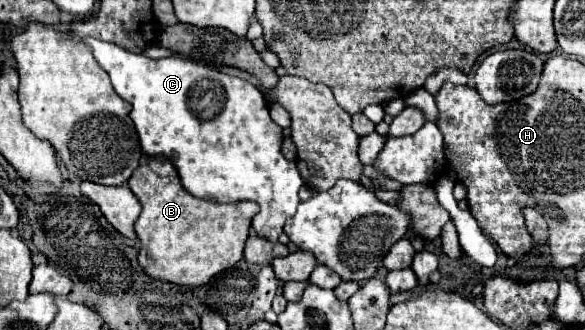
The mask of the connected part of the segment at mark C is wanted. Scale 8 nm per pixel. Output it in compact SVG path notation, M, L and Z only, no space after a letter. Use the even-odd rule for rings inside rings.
M85 38L83 42L91 48L97 64L109 74L115 92L131 102L131 120L137 128L141 150L147 156L161 154L165 158L171 158L173 166L179 172L183 188L195 198L213 200L217 204L237 200L257 202L259 214L253 218L253 230L257 236L269 242L277 242L285 220L291 218L297 210L297 192L303 186L303 180L297 172L295 162L283 158L281 154L283 132L281 126L269 118L269 104L265 102L259 88L243 78L221 74L219 70L203 66L202 62L182 56L173 55L154 60L145 54L129 52L127 48L111 42L101 42L95 38Z

